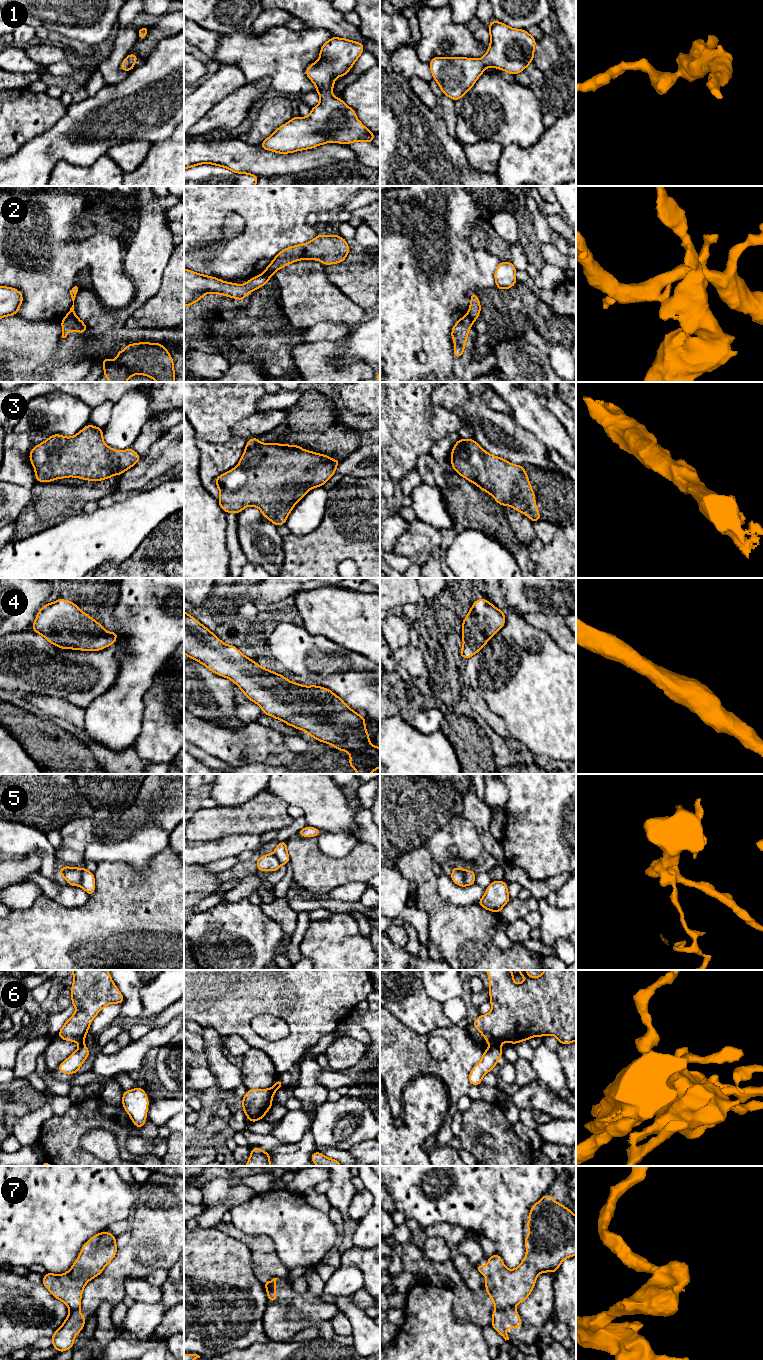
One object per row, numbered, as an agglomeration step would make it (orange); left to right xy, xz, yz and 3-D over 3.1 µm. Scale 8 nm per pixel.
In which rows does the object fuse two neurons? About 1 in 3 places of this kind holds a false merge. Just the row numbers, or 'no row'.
2, 5, 6, 7

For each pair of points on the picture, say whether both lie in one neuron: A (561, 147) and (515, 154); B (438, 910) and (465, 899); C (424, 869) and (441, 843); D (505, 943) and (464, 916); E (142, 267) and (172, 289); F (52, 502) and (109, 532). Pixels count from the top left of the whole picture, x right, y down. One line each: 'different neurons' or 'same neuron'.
A: same neuron
B: different neurons
C: different neurons
D: different neurons
E: different neurons
F: different neurons

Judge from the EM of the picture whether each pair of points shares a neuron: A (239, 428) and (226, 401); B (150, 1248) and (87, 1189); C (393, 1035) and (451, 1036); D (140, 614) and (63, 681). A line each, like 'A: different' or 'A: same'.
A: different
B: different
C: same
D: different

